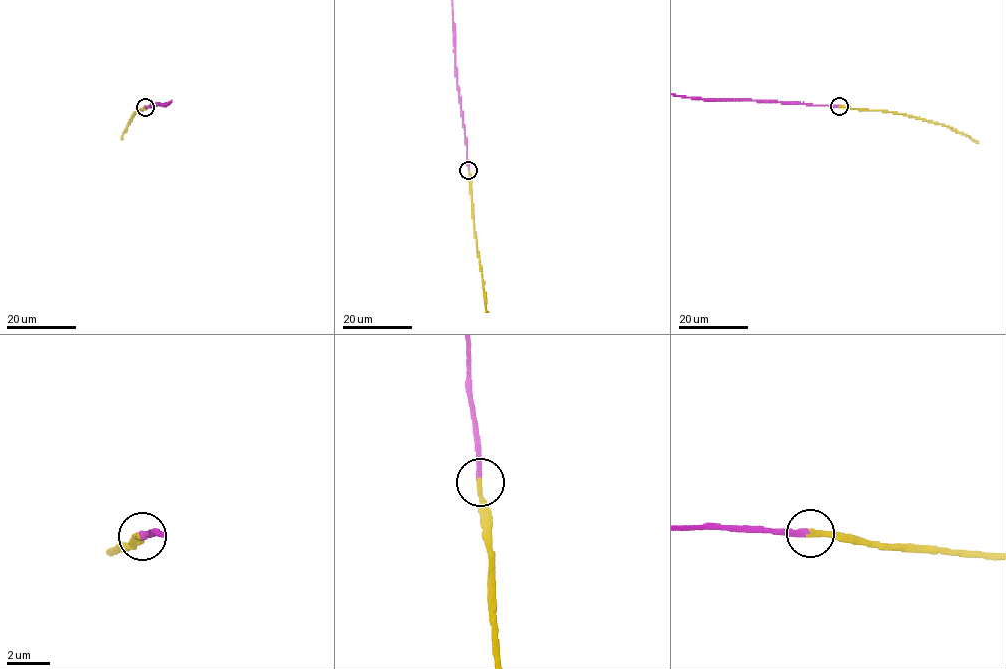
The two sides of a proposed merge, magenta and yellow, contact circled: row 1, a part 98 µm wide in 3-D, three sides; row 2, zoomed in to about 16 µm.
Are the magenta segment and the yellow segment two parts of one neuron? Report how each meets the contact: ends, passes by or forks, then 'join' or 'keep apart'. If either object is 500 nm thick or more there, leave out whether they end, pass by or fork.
magenta ends | yellow ends | join

